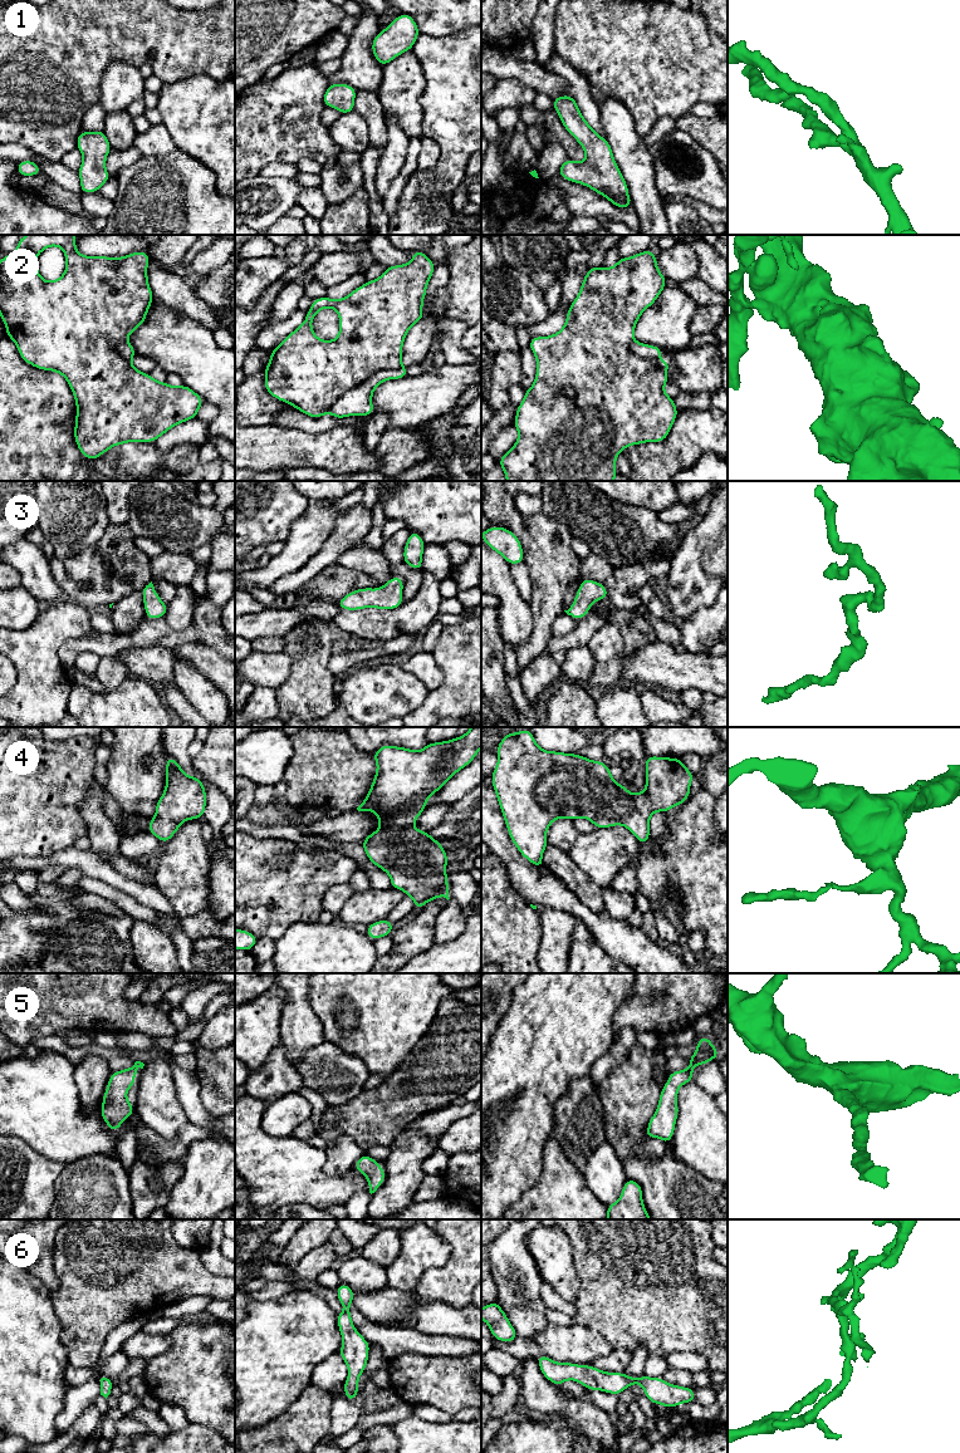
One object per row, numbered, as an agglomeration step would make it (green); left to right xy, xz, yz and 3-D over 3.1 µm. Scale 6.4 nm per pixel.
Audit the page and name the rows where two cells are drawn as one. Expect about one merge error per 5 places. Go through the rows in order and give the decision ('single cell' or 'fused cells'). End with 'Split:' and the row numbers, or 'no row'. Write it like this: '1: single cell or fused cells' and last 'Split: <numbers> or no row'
1: single cell
2: single cell
3: single cell
4: single cell
5: single cell
6: single cell
Split: no row

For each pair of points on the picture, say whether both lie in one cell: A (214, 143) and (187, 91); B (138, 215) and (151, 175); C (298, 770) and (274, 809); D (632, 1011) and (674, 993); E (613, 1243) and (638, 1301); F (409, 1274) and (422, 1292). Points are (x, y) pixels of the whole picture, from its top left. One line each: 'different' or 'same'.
A: same
B: same
C: different
D: same
E: same
F: different

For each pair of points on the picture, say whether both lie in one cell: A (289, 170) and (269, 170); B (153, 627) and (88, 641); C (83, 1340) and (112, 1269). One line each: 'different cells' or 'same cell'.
A: same cell
B: same cell
C: same cell

